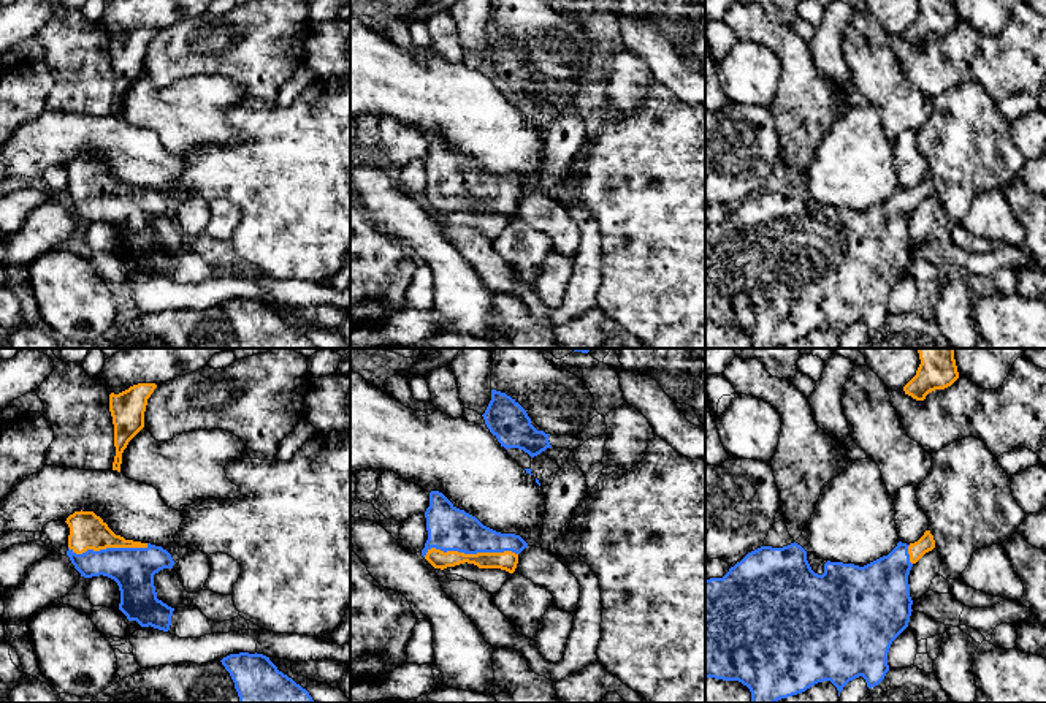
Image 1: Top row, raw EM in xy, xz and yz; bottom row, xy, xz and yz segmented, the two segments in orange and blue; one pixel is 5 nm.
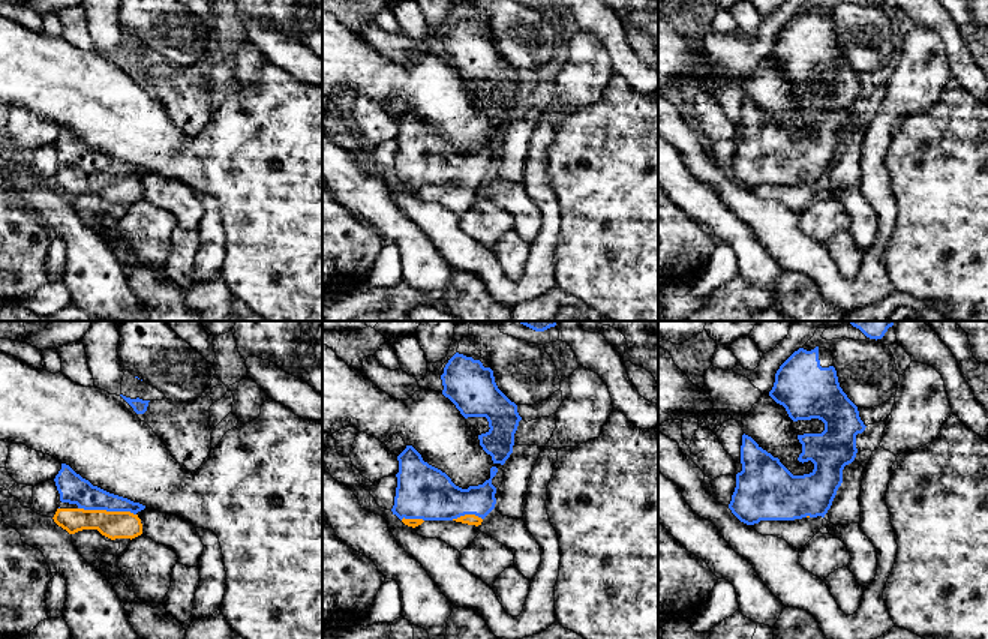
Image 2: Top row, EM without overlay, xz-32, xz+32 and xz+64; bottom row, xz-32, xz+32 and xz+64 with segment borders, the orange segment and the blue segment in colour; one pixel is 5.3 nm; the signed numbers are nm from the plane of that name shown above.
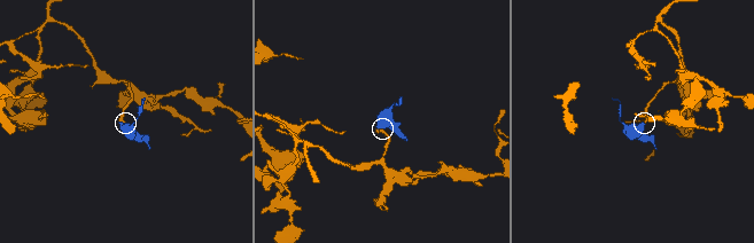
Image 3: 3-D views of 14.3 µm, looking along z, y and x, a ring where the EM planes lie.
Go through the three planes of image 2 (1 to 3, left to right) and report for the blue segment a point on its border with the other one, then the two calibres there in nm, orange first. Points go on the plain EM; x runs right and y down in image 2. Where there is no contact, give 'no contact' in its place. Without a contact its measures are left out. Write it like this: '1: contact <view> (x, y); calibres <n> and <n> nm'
1: contact xz-32 (105, 174); calibres 140 and 160 nm
2: contact xz+32 (467, 179); calibres 60 and 280 nm
3: no contact

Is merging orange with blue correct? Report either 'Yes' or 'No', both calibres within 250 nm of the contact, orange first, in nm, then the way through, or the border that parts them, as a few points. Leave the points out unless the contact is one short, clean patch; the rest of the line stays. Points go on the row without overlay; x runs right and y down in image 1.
Yes. Thickness 100 nm (orange) against 220 nm. Path across: xz (507, 206), (501, 200), (469, 200), (449, 174)

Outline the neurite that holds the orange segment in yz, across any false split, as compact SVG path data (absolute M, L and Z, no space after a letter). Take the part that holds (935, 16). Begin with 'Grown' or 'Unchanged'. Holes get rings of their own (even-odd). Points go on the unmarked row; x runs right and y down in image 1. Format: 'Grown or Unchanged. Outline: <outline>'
Unchanged. Outline: M919 0L916 21L903 32L905 40L924 46L935 35L951 32L957 24L954 0Z

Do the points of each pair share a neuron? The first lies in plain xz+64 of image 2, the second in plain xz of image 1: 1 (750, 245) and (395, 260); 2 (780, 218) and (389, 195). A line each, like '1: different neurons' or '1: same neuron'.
1: different neurons
2: different neurons

